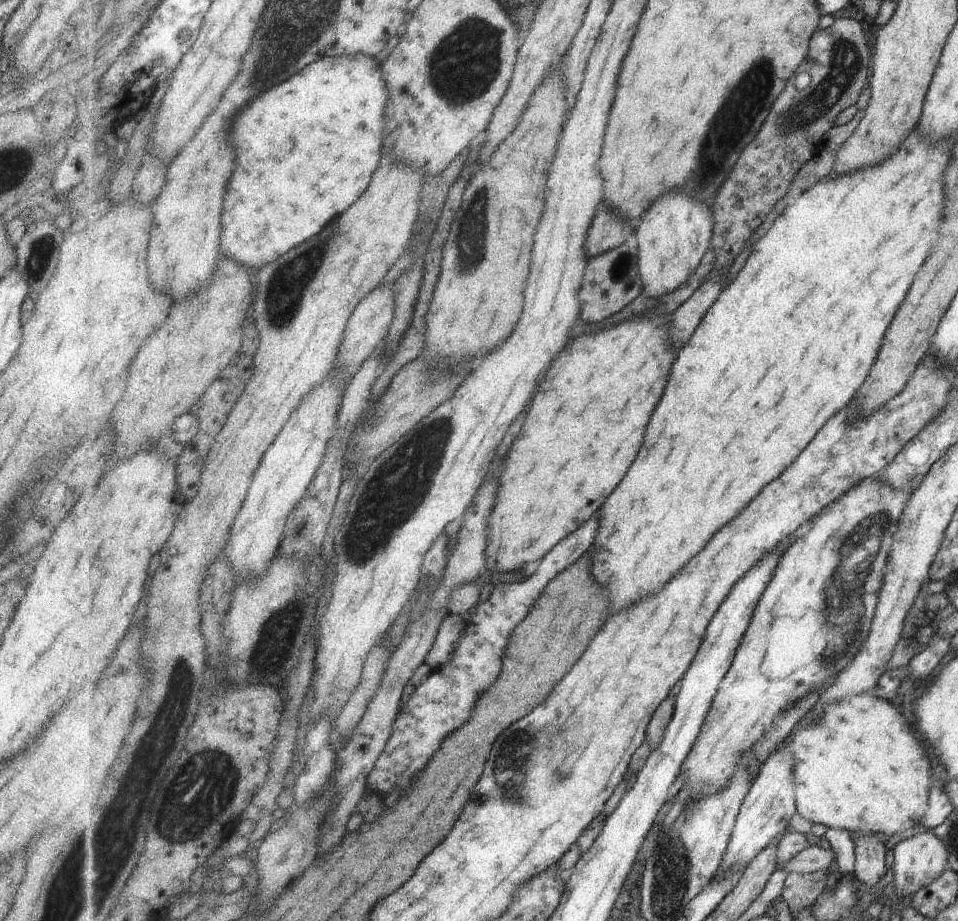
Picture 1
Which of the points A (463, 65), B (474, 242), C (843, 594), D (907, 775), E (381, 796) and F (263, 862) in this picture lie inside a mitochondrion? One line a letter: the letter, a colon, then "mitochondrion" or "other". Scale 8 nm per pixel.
A: mitochondrion
B: mitochondrion
C: mitochondrion
D: other
E: other
F: other

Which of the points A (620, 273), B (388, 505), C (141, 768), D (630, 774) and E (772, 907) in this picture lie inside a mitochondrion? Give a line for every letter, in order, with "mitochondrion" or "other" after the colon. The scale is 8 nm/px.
A: mitochondrion
B: mitochondrion
C: mitochondrion
D: other
E: other

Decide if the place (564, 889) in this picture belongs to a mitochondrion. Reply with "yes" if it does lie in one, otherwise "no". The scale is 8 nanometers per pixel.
no

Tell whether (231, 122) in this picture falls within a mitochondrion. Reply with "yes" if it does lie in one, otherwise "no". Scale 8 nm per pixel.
no

